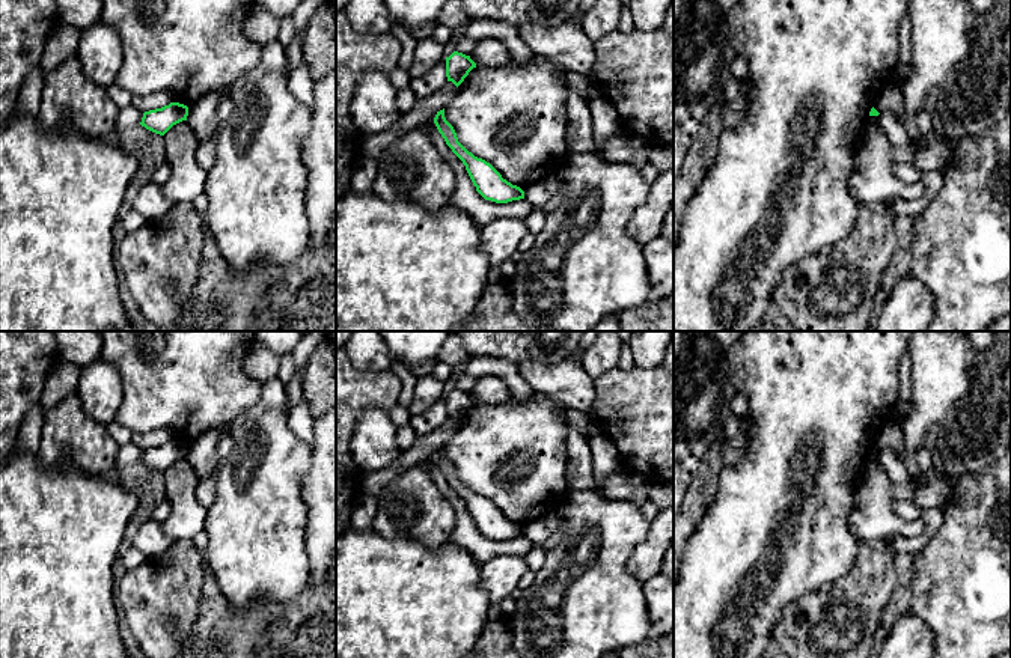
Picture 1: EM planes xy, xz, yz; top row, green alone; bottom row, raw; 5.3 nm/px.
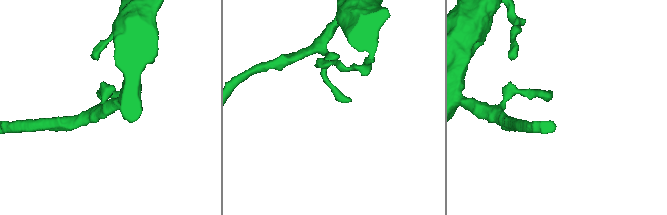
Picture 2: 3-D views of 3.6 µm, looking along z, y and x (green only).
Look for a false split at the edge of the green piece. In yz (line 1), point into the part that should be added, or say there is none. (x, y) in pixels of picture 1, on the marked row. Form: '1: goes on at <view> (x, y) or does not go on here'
1: does not go on here

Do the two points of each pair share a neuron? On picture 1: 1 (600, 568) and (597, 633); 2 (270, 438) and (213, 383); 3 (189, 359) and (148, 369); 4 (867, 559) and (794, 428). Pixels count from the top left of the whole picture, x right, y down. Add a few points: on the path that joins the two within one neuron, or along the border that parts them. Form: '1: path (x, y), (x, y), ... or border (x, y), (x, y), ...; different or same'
1: path (597, 584), (597, 616); same
2: border (262, 384), (259, 399), (228, 423); different
3: path (178, 363), (172, 369), (158, 369); same
4: border (859, 542), (856, 557), (843, 575); different

